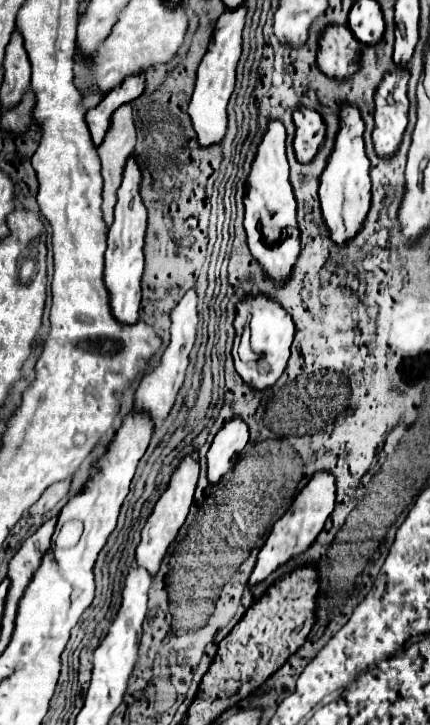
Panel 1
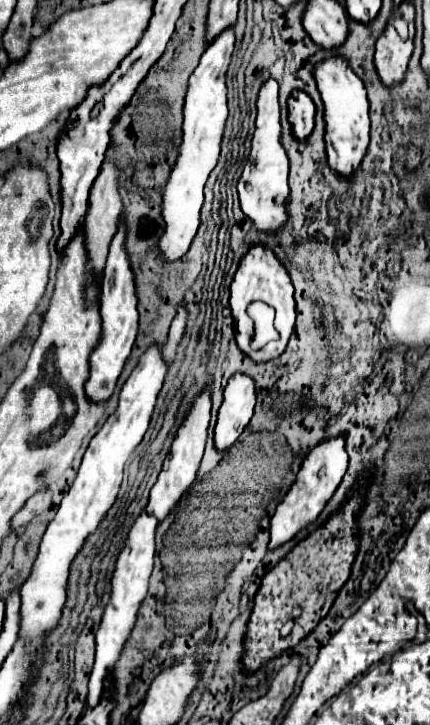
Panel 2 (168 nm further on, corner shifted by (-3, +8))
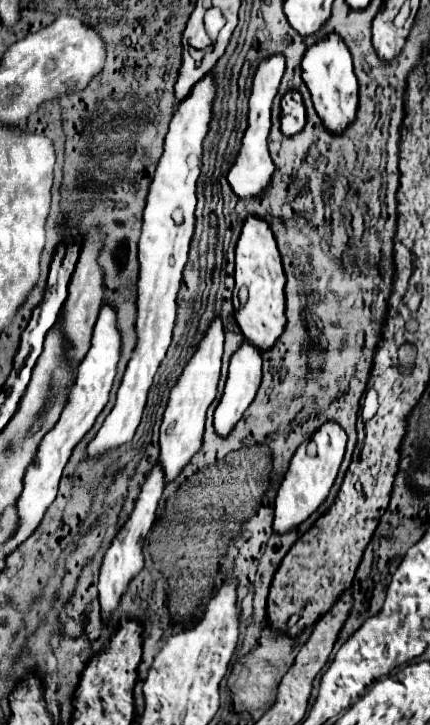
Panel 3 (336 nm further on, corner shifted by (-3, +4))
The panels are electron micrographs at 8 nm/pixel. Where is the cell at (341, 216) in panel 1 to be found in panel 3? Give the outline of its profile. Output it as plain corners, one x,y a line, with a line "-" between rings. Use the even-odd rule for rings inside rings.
337,33
325,35
321,41
311,45
301,61
301,77
311,93
313,105
317,115
323,119
325,127
331,133
343,133
349,127
349,121
353,121
357,113
357,77
353,73
353,63
351,63
351,53
345,45
345,41

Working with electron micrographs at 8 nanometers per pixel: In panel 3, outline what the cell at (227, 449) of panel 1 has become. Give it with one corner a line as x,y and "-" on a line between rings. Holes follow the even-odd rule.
249,341
233,353
225,393
215,409
215,431
227,435
251,405
261,383
261,351

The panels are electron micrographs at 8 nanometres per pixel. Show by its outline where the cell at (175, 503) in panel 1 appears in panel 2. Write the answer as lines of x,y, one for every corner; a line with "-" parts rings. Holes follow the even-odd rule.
205,389
197,399
193,409
189,411
187,419
183,421
181,429
177,431
177,437
171,445
171,451
165,459
163,471
157,479
157,483
151,489
151,497
147,503
147,513
153,515
157,521
163,521
179,503
179,499
183,497
183,493
187,493
187,489
193,487
199,465
201,465
201,457
203,457
203,449
205,449
205,439
207,439
207,427
209,427
209,411
211,411
211,395
209,389

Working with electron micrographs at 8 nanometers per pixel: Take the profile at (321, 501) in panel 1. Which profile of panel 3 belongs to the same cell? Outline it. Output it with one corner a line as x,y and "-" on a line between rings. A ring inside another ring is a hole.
325,421
309,441
303,441
297,451
291,457
289,469
285,473
285,479
279,487
277,501
275,501
275,521
273,521
273,531
283,533
289,529
295,529
301,525
329,495
333,481
337,477
339,465
343,461
345,453
345,443
347,443
347,433
343,427
335,421

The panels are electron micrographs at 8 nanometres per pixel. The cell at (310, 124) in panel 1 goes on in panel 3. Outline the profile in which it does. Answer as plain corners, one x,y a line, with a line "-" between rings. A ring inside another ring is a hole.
287,91
281,99
281,131
291,137
305,127
305,105
299,91

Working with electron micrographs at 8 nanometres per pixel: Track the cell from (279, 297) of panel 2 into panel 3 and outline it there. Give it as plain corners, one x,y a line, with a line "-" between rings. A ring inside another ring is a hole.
251,215
245,219
241,235
237,239
237,247
235,247
233,295
237,295
237,291
241,287
247,289
247,301
239,303
239,307
235,309
237,323
239,323
245,339
249,339
249,343
257,345
257,349
261,349
261,351
267,351
275,345
277,337
285,329
285,293
283,293
285,273
283,273
281,257
279,257
271,227
265,219
257,217
257,215

